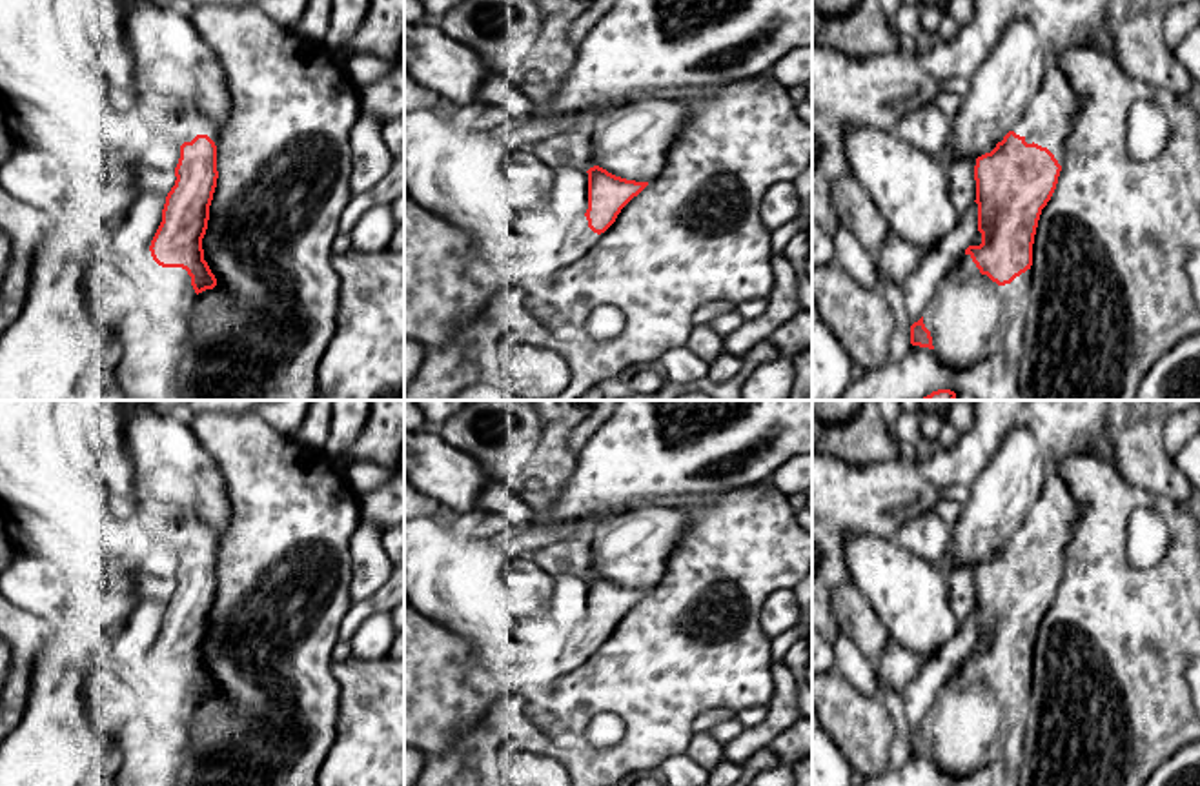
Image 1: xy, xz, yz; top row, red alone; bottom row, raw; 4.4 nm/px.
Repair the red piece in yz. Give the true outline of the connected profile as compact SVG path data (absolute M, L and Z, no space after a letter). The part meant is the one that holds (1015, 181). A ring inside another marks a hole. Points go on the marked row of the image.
M1053 60L1018 122L1022 133L1009 131L991 153L976 158L981 244L969 246L965 255L998 286L1011 284L1032 266L1038 220L1062 171L1051 151L1063 151L1078 109L1080 96Z

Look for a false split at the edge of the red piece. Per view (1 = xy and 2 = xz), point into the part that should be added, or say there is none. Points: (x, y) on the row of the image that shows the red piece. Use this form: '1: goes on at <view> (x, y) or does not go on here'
1: does not go on here
2: does not go on here

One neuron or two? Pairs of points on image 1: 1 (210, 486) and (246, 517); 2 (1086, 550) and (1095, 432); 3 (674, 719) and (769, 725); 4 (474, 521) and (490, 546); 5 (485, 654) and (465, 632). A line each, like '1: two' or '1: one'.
1: two
2: two
3: two
4: two
5: one

